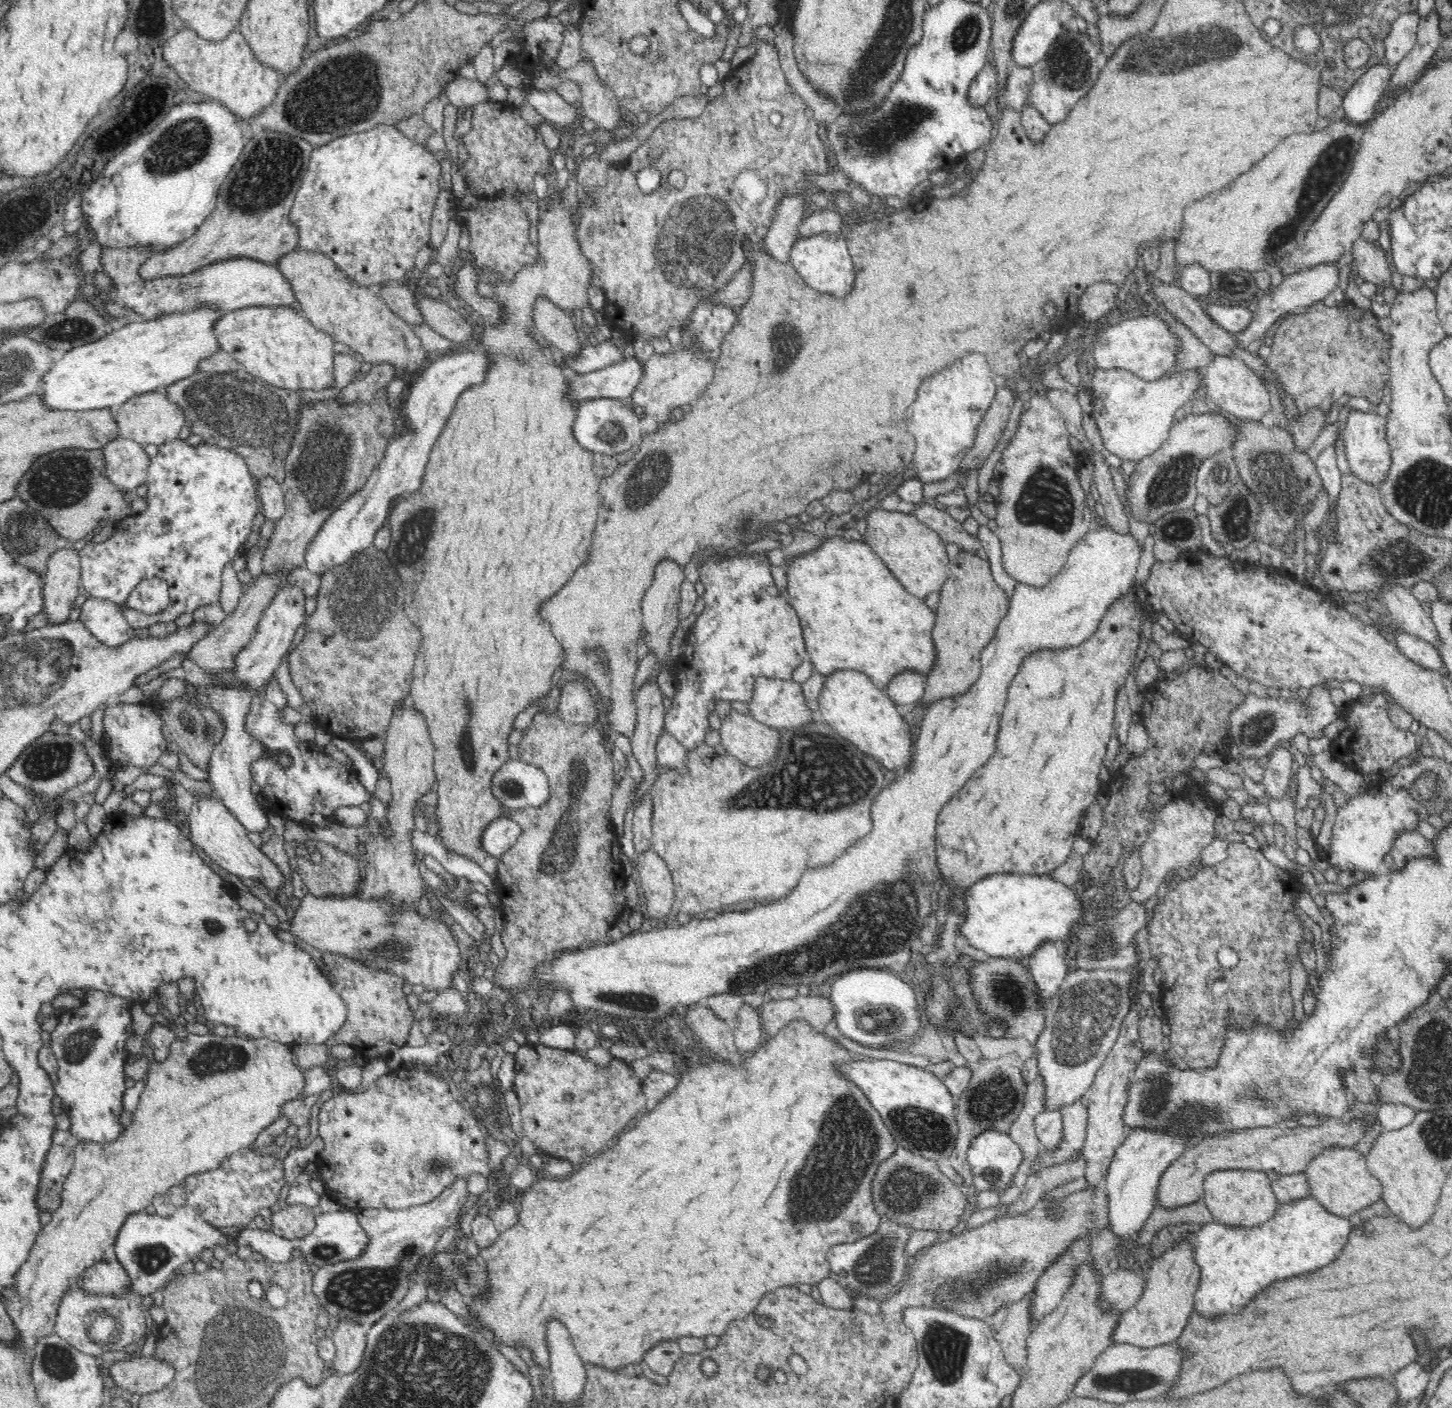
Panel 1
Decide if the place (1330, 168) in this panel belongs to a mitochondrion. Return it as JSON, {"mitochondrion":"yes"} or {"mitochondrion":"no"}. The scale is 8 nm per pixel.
{"mitochondrion":"yes"}

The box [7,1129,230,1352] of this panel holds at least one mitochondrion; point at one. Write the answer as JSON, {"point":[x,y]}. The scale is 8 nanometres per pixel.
{"point":[151,1258]}

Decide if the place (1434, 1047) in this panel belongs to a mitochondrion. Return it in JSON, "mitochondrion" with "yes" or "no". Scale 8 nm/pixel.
{"mitochondrion":"yes"}

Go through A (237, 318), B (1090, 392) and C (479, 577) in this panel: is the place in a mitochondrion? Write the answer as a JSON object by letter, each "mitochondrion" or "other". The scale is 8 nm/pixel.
{"A":"other","B":"other","C":"other"}

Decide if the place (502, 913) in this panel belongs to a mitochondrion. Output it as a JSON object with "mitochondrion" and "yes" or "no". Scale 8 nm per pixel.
{"mitochondrion":"no"}

